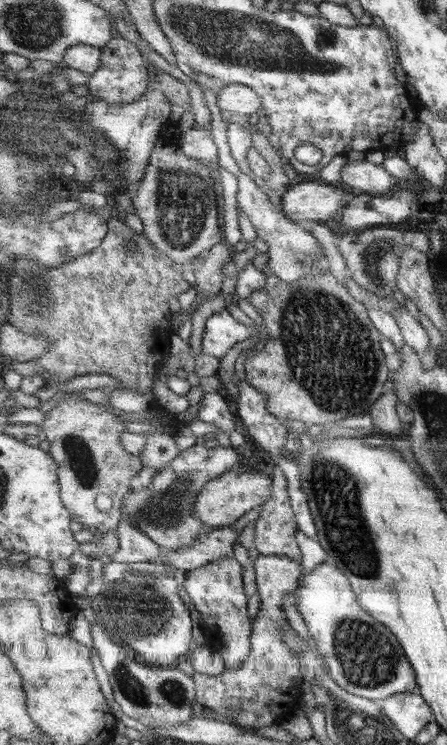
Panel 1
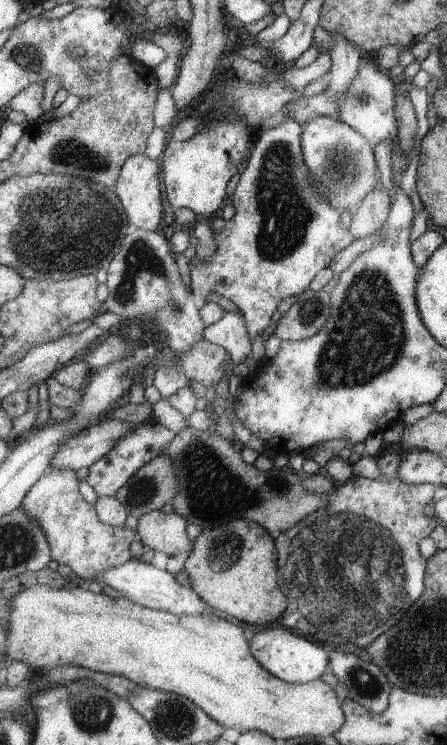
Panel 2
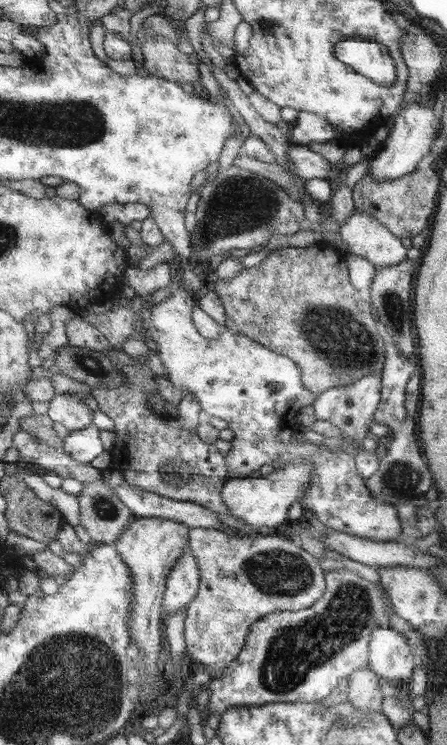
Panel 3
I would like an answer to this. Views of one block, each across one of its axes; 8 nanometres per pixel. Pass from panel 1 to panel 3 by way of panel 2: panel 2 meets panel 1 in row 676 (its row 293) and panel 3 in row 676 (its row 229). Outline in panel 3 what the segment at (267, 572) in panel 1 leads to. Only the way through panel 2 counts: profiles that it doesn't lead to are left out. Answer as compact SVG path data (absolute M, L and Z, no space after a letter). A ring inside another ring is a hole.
M334 570L326 574L325 597L312 608L299 611L278 611L269 614L248 634L244 649L239 653L221 678L213 678L209 684L210 712L223 714L232 706L263 706L271 703L323 703L338 691L339 682L351 676L355 670L369 666L369 644L372 634L382 627L391 628L391 599L379 583L369 582L355 570Z

